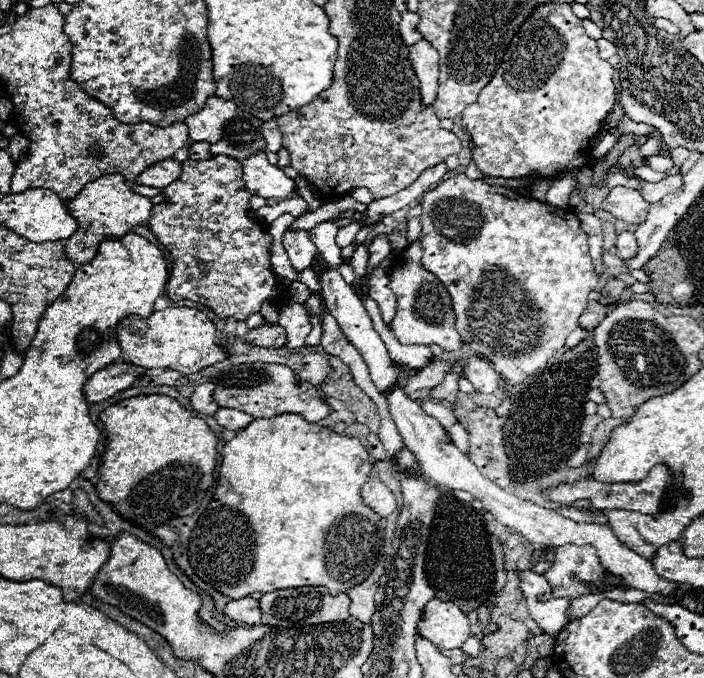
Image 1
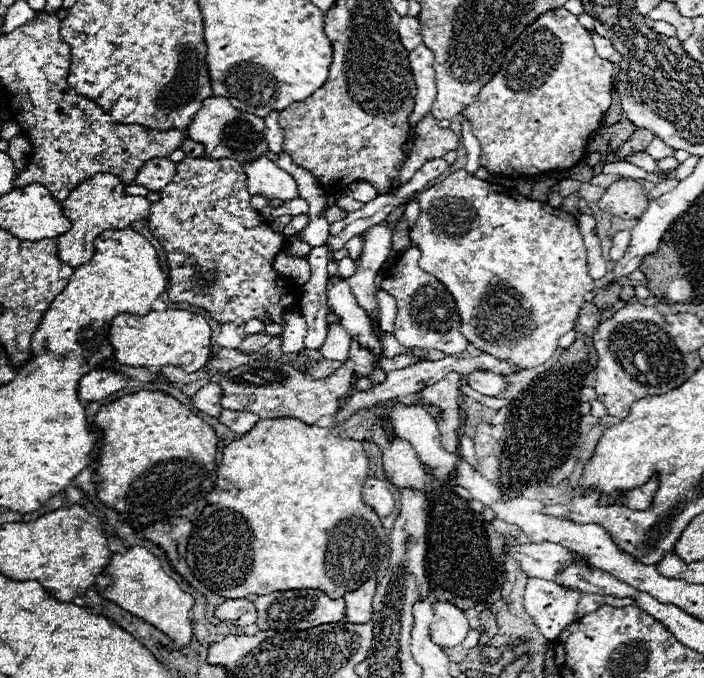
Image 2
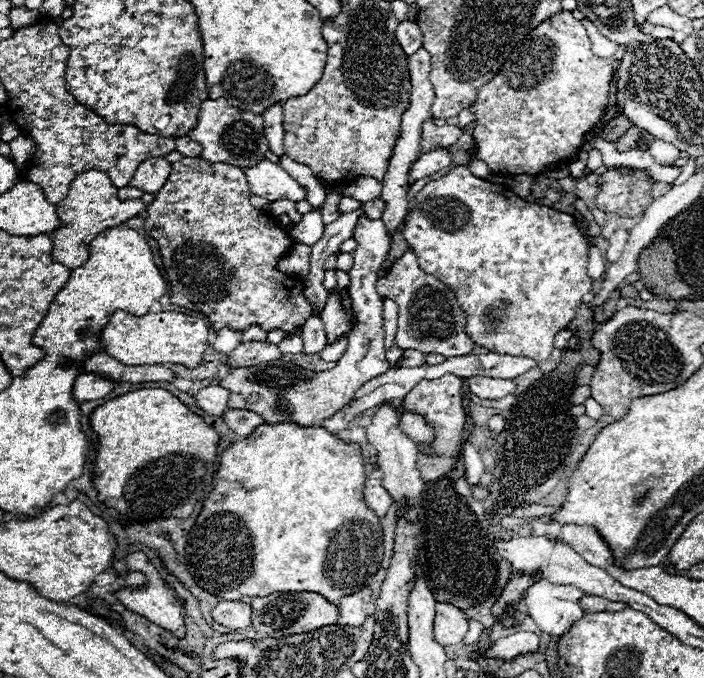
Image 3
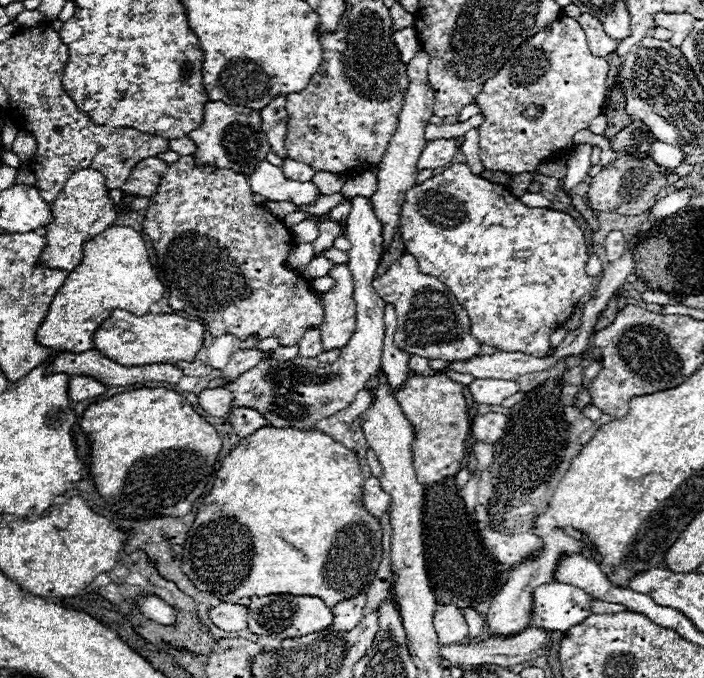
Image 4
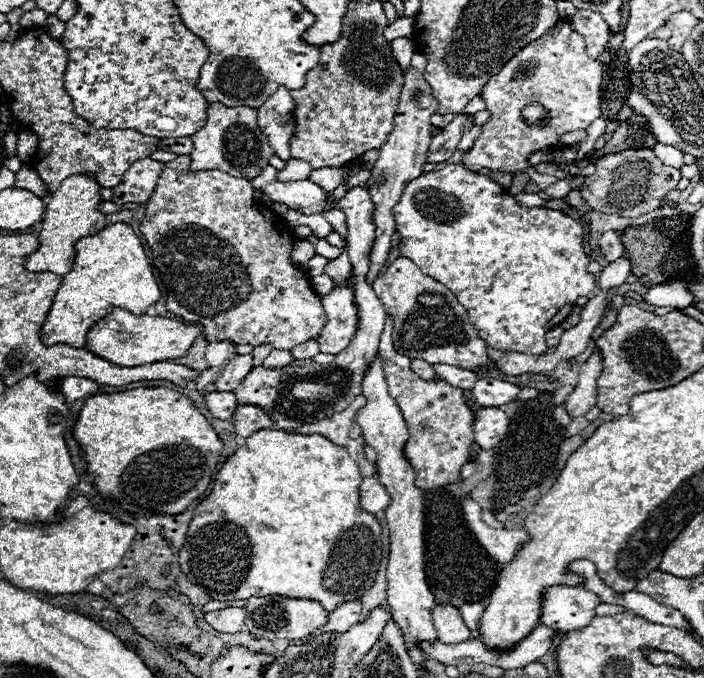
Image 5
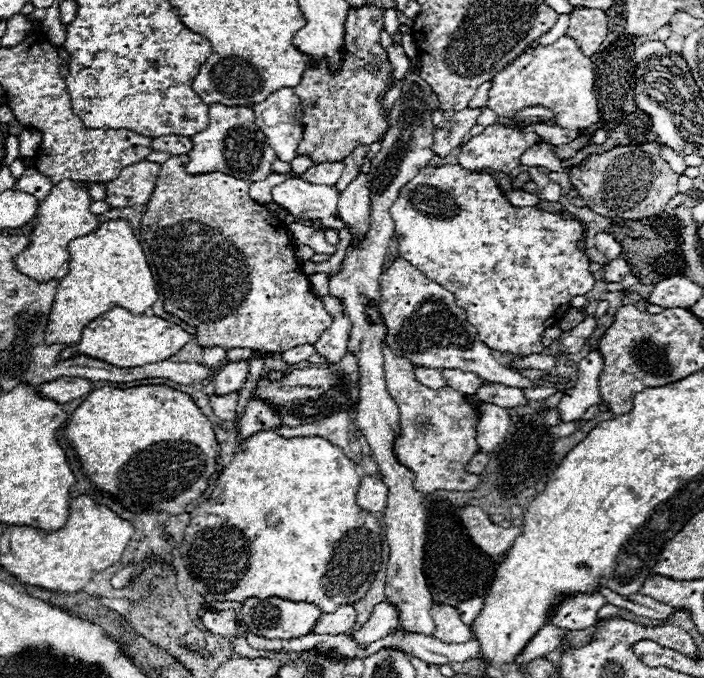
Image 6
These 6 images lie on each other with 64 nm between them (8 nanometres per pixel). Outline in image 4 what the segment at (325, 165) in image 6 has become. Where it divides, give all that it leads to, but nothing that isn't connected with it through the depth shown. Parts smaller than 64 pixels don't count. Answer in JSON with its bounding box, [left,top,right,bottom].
[312,172,346,194]

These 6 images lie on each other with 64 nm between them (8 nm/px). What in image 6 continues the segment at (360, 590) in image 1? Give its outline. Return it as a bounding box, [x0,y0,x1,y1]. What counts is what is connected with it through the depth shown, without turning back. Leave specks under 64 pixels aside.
[312,604,356,636]

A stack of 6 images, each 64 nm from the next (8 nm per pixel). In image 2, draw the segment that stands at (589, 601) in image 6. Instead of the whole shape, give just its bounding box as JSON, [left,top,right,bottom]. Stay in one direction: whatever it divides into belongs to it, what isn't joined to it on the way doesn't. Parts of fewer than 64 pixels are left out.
[524,578,580,640]

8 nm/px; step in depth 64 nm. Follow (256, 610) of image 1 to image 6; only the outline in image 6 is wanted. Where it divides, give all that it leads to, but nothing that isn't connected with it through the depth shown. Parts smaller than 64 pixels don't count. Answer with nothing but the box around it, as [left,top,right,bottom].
[202,610,238,636]

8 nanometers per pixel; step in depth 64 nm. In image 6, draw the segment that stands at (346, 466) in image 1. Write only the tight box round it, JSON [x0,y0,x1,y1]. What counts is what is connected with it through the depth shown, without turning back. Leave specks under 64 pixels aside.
[182,430,382,614]

